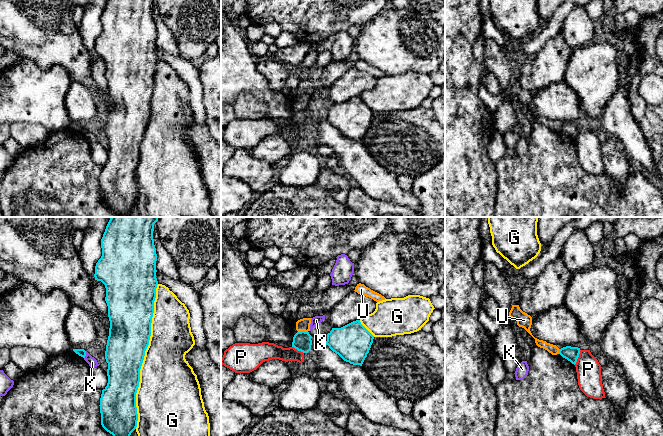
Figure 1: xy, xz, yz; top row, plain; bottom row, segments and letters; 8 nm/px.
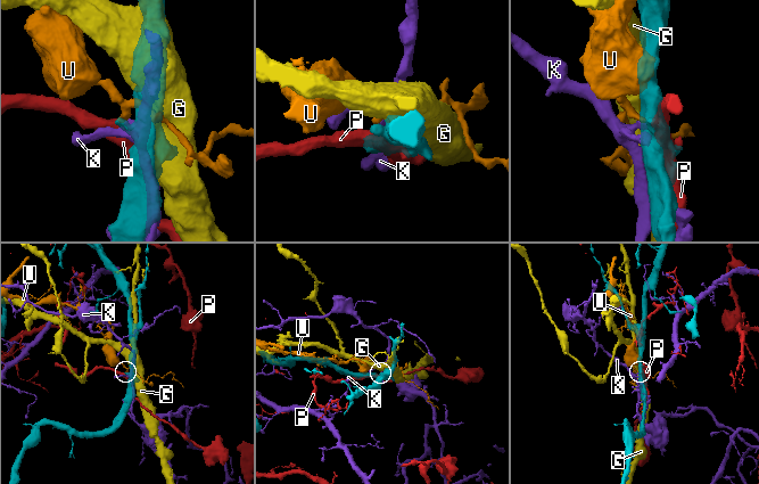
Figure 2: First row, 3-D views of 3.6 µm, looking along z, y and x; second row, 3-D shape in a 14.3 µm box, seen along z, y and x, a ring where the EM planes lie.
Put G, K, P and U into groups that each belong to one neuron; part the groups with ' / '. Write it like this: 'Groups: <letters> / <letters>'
Groups: G / K / P / U

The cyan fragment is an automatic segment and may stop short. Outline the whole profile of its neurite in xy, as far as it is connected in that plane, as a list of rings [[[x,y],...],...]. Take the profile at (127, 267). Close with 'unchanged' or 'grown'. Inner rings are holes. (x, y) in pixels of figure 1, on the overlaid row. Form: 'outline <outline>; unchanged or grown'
outline [[[111,217],[103,237],[101,239],[101,248],[102,248],[102,256],[98,260],[95,266],[95,280],[101,281],[106,288],[106,297],[105,301],[108,306],[108,317],[110,321],[110,328],[109,328],[109,336],[106,345],[105,351],[105,359],[108,363],[107,369],[107,376],[108,376],[108,383],[107,386],[102,390],[101,398],[100,398],[100,413],[101,413],[101,425],[102,427],[112,434],[113,436],[130,436],[131,433],[137,427],[138,421],[138,414],[137,414],[137,407],[136,407],[136,393],[139,387],[140,382],[140,369],[144,360],[145,351],[149,345],[149,340],[151,336],[151,323],[152,317],[154,313],[154,301],[156,298],[156,288],[158,285],[158,281],[156,278],[156,261],[157,261],[157,254],[156,248],[154,245],[153,239],[153,231],[154,231],[154,224],[158,221],[158,217]]]; unchanged

